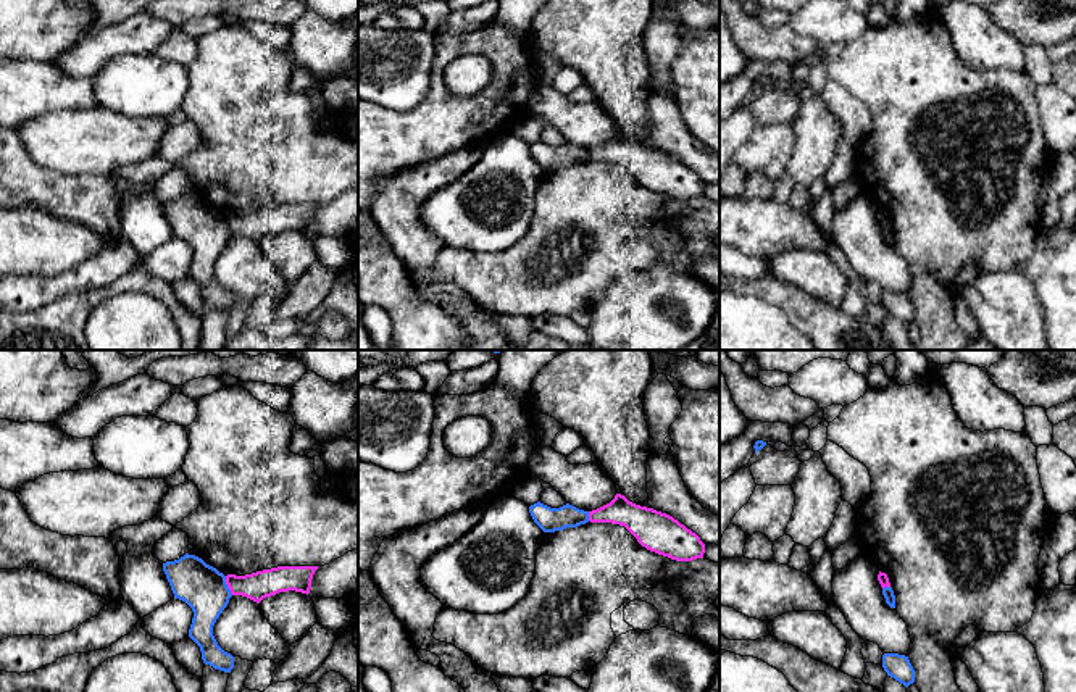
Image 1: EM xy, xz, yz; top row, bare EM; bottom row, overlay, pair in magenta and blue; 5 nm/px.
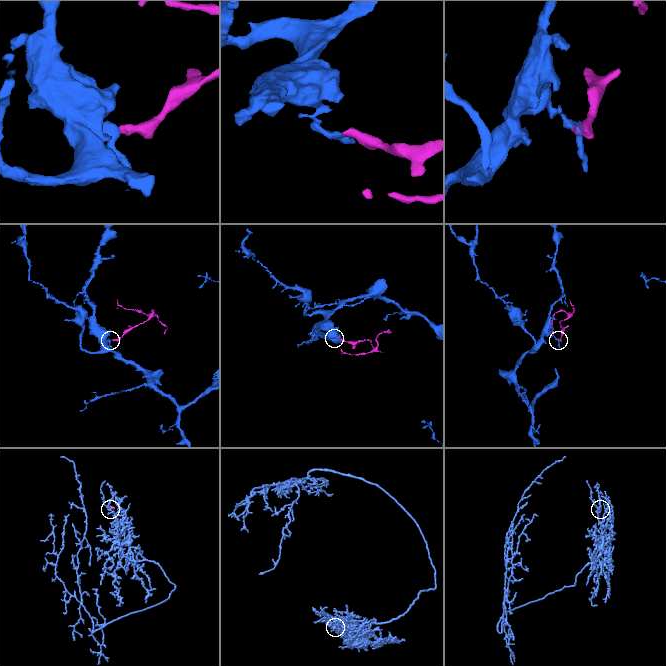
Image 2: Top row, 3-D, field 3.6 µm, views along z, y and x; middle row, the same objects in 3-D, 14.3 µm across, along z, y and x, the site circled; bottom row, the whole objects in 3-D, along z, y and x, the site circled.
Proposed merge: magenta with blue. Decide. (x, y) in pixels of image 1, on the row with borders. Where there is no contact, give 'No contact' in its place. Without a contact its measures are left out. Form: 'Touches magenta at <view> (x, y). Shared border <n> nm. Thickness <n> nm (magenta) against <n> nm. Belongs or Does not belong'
Touches magenta at xy (228, 586). Shared border 100 nm. Thickness 140 nm (magenta) against 220 nm. Does not belong

